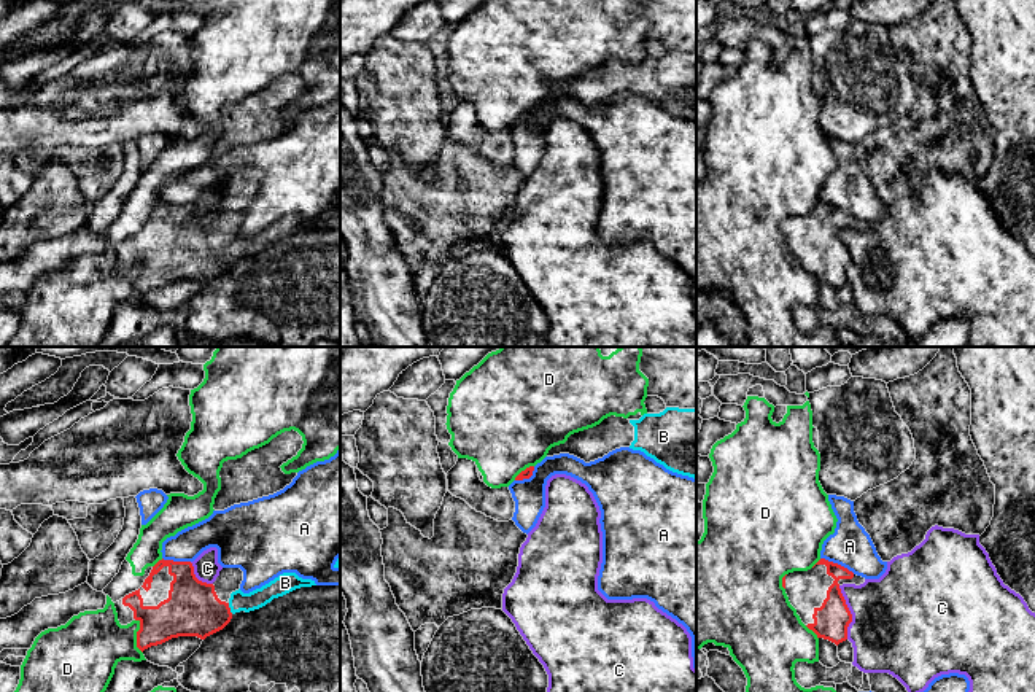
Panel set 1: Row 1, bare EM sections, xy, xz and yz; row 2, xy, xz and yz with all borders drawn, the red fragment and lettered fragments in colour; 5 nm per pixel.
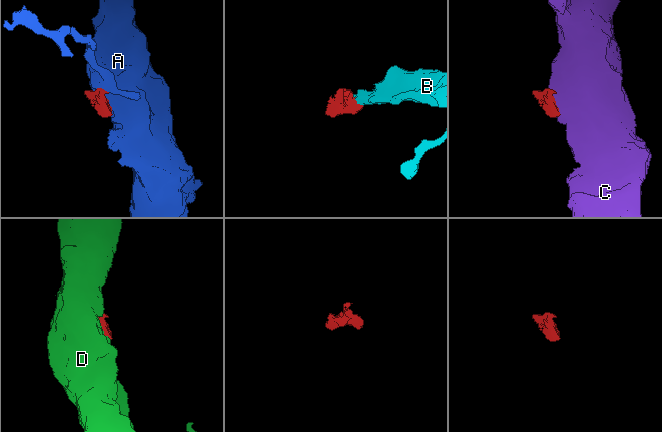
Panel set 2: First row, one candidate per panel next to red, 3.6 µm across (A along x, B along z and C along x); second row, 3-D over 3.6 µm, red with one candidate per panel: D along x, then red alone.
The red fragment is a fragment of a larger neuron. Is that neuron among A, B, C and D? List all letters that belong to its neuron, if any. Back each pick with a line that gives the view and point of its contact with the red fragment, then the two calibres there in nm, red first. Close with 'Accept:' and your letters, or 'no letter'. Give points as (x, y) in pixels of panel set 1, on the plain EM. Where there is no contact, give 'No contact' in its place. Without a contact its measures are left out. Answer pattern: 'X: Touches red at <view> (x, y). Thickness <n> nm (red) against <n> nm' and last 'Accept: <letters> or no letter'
B: Touches red at xy (229, 252). Thickness 280 nm (red) against 100 nm
Accept: B

